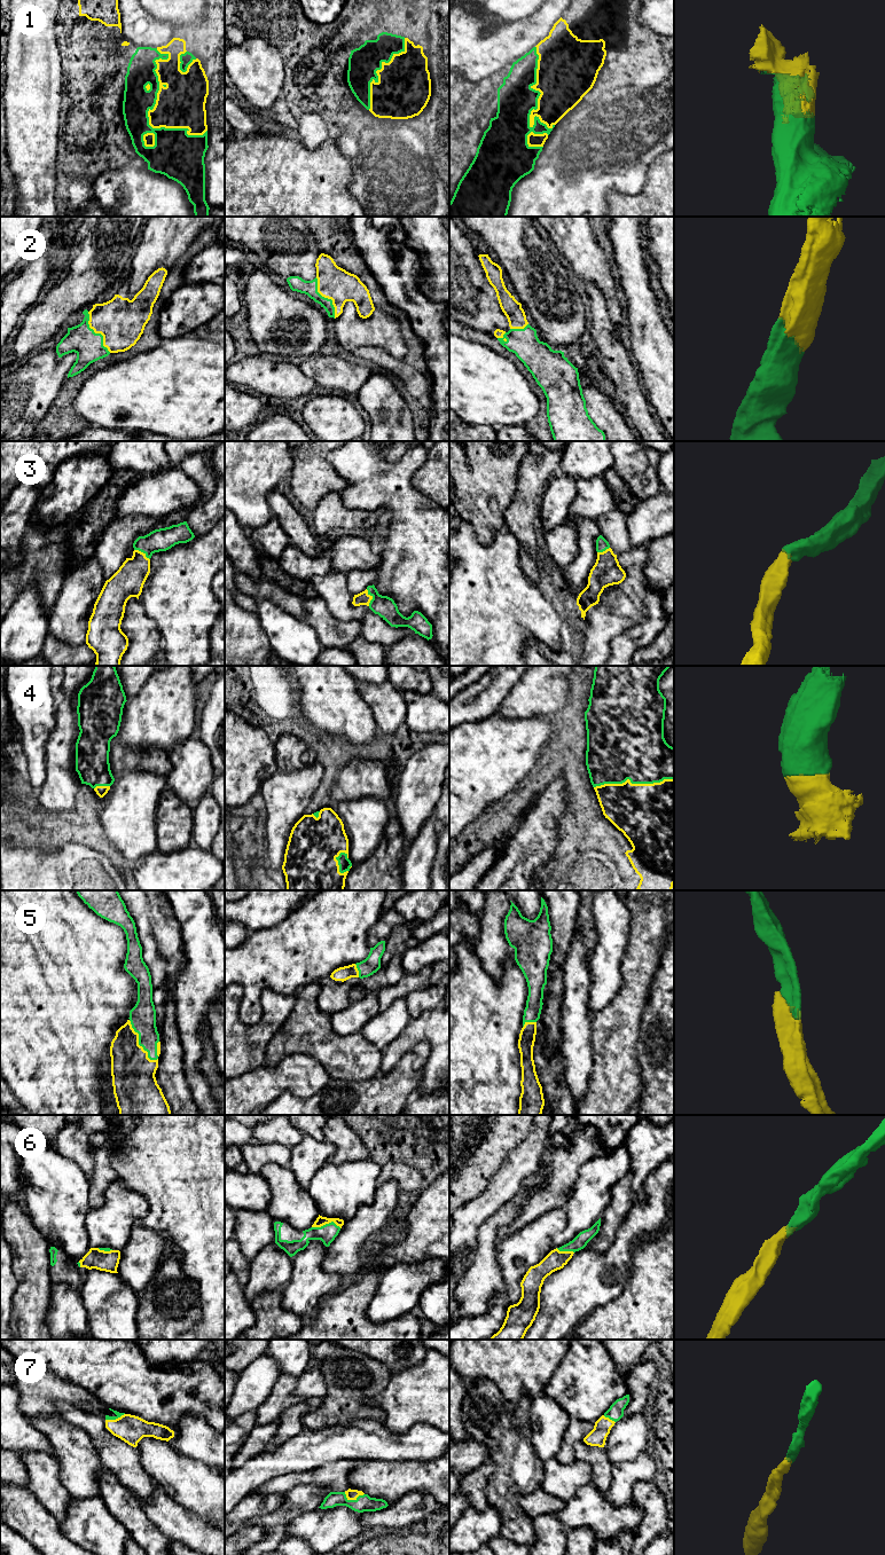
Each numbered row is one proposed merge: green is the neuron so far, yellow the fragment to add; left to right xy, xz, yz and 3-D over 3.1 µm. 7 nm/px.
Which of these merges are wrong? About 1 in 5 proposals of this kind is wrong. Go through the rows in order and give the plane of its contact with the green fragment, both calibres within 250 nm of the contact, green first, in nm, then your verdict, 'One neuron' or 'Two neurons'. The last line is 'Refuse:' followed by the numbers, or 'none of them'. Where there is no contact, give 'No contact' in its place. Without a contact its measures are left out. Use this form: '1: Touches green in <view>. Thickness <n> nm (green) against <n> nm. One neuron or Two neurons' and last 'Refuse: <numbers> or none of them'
1: Touches green in xy. Thickness 200 nm (green) against 340 nm. One neuron
2: Touches green in xy. Thickness 200 nm (green) against 320 nm. One neuron
3: Touches green in xz. Thickness 150 nm (green) against 90 nm. One neuron
4: Touches green in yz. Thickness 460 nm (green) against 440 nm. One neuron
5: Touches green in xy. Thickness 190 nm (green) against 300 nm. One neuron
6: Touches green in xz. Thickness 130 nm (green) against 70 nm. One neuron
7: Touches green in xz. Thickness 110 nm (green) against 80 nm. One neuron
Refuse: none of them

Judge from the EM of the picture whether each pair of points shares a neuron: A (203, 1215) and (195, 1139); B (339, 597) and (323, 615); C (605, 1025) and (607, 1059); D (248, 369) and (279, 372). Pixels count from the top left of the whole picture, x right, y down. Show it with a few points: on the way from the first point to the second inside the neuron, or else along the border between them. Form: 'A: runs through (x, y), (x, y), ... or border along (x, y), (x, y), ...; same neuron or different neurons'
A: runs through (203, 1196), (203, 1157); same neuron
B: border along (319, 595), (336, 618), (342, 621), (353, 620); different neurons
C: runs through (607, 1033), (607, 1051); same neuron
D: runs through (256, 372), (271, 372); same neuron

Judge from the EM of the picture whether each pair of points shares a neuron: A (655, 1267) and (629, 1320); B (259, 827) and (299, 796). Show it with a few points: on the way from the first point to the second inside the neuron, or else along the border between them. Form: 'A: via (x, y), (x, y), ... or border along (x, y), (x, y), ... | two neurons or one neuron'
A: via (655, 1280), (655, 1295), (642, 1308) | one neuron
B: border along (264, 807), (266, 845) | two neurons

